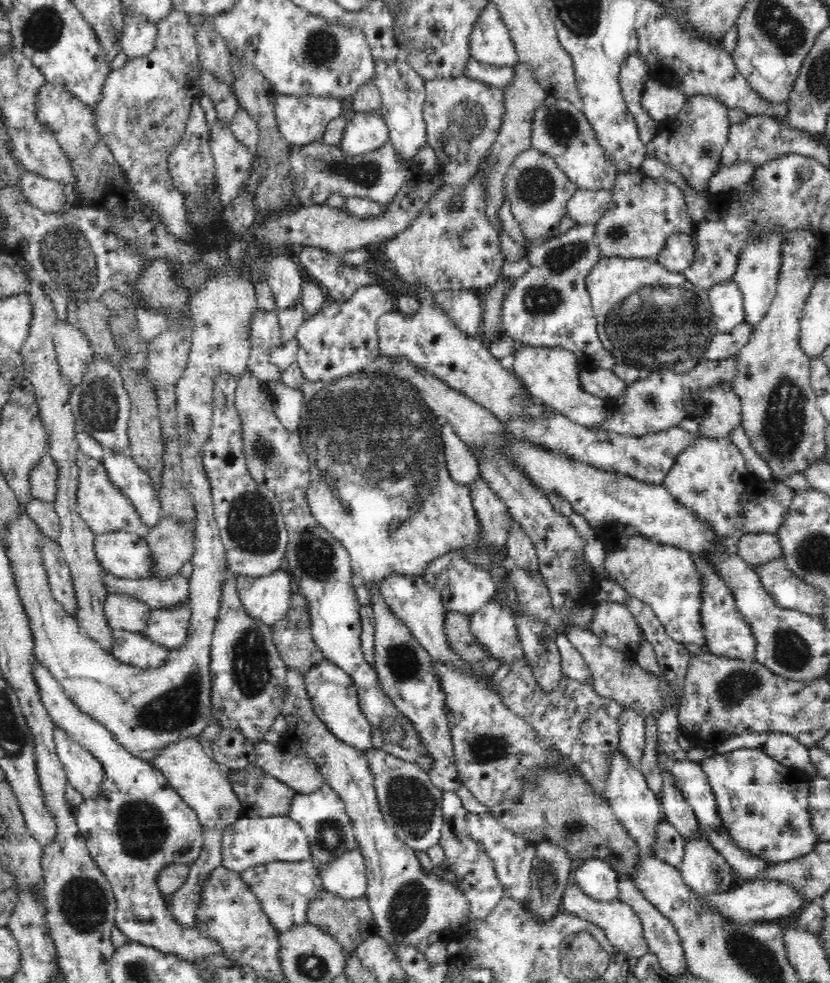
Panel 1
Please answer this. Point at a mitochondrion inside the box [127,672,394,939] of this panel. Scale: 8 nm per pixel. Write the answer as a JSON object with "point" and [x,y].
{"point":[331,834]}

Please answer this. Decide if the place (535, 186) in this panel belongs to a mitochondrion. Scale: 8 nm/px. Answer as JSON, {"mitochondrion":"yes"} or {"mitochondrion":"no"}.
{"mitochondrion":"yes"}

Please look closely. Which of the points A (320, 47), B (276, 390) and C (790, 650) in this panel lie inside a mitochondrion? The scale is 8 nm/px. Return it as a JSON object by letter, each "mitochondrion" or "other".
{"A":"mitochondrion","B":"other","C":"mitochondrion"}

